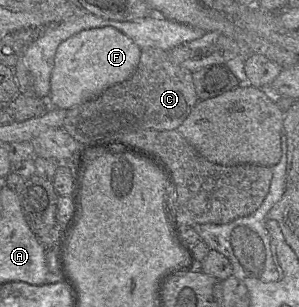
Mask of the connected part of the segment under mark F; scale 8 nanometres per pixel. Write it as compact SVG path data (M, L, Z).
M113 27L83 30L64 40L57 47L50 77L51 103L68 110L101 95L114 84L132 77L141 55L141 49L125 34Z

